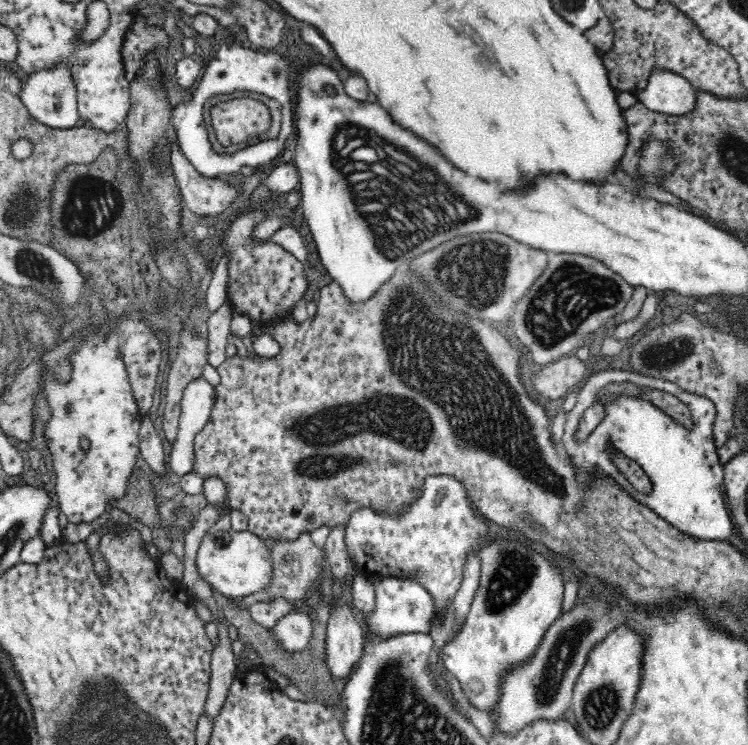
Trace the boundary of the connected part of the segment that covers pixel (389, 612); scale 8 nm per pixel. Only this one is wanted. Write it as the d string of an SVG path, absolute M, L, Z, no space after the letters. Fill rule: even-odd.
M403 575L379 577L374 580L376 590L376 610L369 617L376 623L376 630L382 635L392 635L393 632L416 632L428 635L432 626L440 616L436 599L419 584L416 579Z

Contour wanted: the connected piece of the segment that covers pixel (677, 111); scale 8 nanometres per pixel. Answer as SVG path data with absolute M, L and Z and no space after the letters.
M668 72L652 74L648 88L636 95L649 110L669 116L688 116L698 110L700 94L688 80Z

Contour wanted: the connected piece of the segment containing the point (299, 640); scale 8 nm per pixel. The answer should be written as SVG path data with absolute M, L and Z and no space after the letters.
M303 607L284 616L273 628L273 632L283 647L293 653L307 652L316 636L312 617Z

